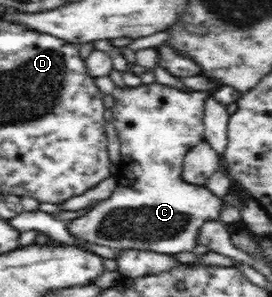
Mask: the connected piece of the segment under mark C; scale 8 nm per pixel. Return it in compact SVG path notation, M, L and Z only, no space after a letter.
M157 81L151 84L143 84L138 86L138 88L128 87L126 90L123 88L120 90L117 88L114 92L114 97L118 98L119 104L116 105L116 108L112 108L112 116L114 117L113 124L114 128L117 131L117 136L121 142L121 161L119 165L121 166L117 175L119 188L115 193L110 196L107 200L101 201L99 204L96 204L94 208L82 212L80 216L76 218L70 218L67 221L67 231L74 236L83 240L84 242L91 242L91 244L96 244L100 247L105 247L114 252L124 249L136 249L140 248L141 250L152 250L153 252L158 252L162 254L178 254L181 252L190 252L196 245L194 245L194 235L196 234L196 229L206 220L206 218L218 218L220 214L220 209L222 208L222 200L214 196L212 192L206 190L202 186L192 185L190 182L187 182L184 179L184 158L188 151L197 144L200 144L204 141L205 138L205 128L204 128L204 95L210 95L206 92L198 91L181 91L172 86L167 86L160 84Z

